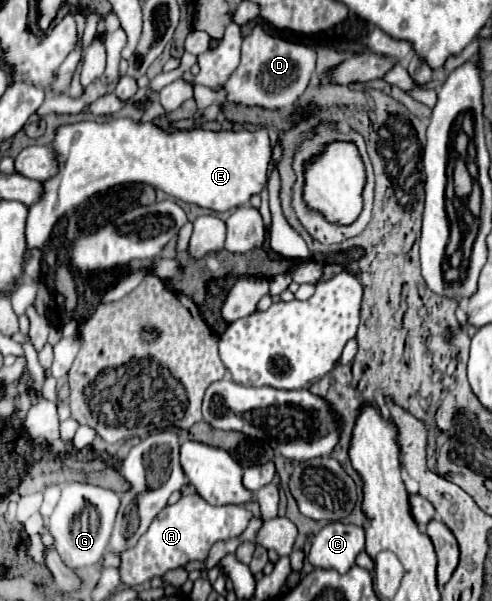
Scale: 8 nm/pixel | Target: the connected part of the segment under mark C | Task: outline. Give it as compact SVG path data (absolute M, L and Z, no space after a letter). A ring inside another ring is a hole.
M346 522L326 524L312 540L308 562L314 568L334 568L348 572L358 552L364 550L364 528Z

